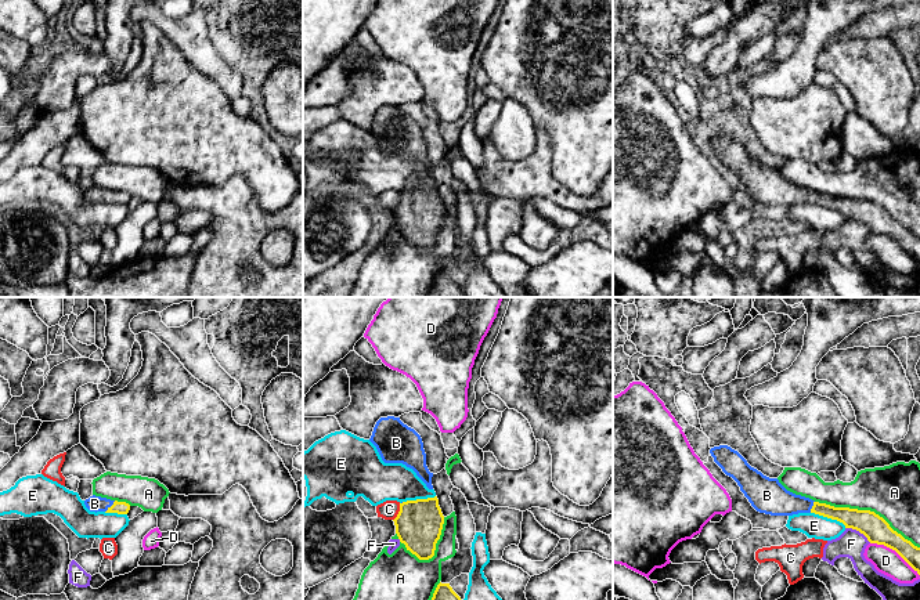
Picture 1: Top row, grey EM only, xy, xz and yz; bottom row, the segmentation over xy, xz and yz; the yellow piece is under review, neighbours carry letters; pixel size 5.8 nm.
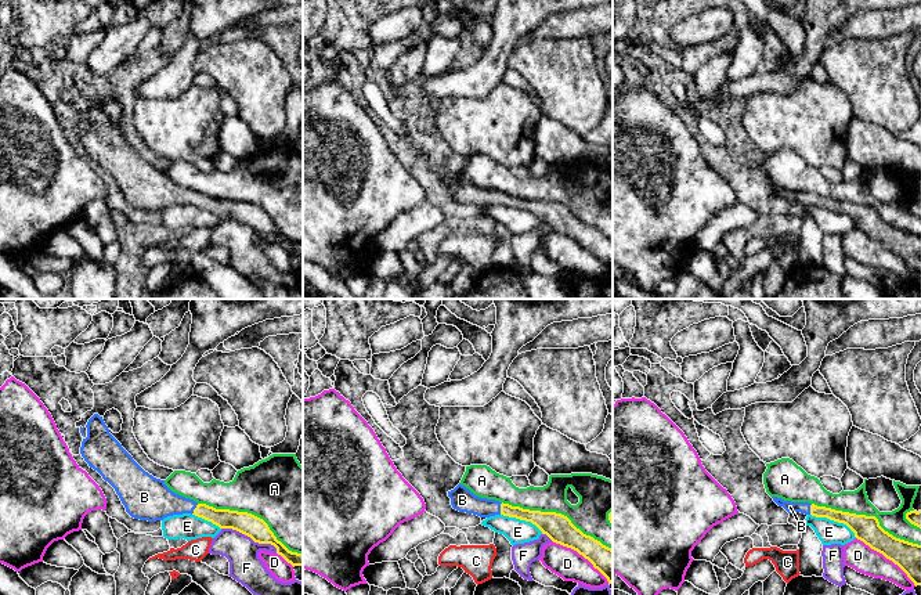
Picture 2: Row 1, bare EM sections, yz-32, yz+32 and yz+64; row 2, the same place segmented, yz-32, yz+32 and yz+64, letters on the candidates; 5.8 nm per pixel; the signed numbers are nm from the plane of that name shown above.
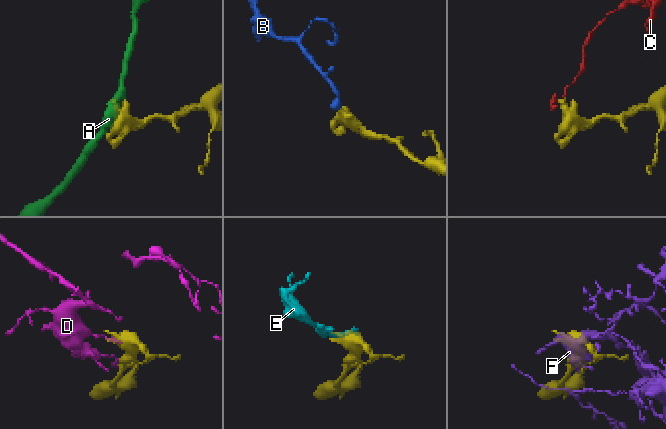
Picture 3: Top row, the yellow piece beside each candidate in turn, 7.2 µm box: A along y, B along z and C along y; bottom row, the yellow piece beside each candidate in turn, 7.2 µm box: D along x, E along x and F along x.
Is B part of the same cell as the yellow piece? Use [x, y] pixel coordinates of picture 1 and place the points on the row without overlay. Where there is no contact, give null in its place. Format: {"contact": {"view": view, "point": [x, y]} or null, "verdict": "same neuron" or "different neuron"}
{"contact": {"view": "xy", "point": [111, 197]}, "verdict": "same neuron"}

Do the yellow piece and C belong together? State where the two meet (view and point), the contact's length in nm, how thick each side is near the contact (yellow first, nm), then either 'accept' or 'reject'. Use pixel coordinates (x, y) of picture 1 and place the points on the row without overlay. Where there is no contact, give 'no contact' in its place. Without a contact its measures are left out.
meets yellow in xz at (399, 202); contact 110 nm long; 280 nm thick on the yellow side, 110 nm on the other; reject

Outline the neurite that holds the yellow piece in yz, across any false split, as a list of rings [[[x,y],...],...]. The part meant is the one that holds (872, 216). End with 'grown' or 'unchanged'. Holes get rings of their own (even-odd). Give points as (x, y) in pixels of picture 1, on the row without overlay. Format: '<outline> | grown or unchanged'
[[[728,135],[710,140],[714,152],[732,167],[751,196],[771,206],[815,203],[863,224],[870,234],[895,241],[920,265],[920,238],[894,221],[890,214],[870,200],[834,198],[787,181],[778,169],[769,169]]] | grown

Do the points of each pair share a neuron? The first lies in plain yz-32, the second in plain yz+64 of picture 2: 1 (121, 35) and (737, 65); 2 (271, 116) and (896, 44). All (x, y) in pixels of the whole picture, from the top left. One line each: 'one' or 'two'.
1: two
2: one

